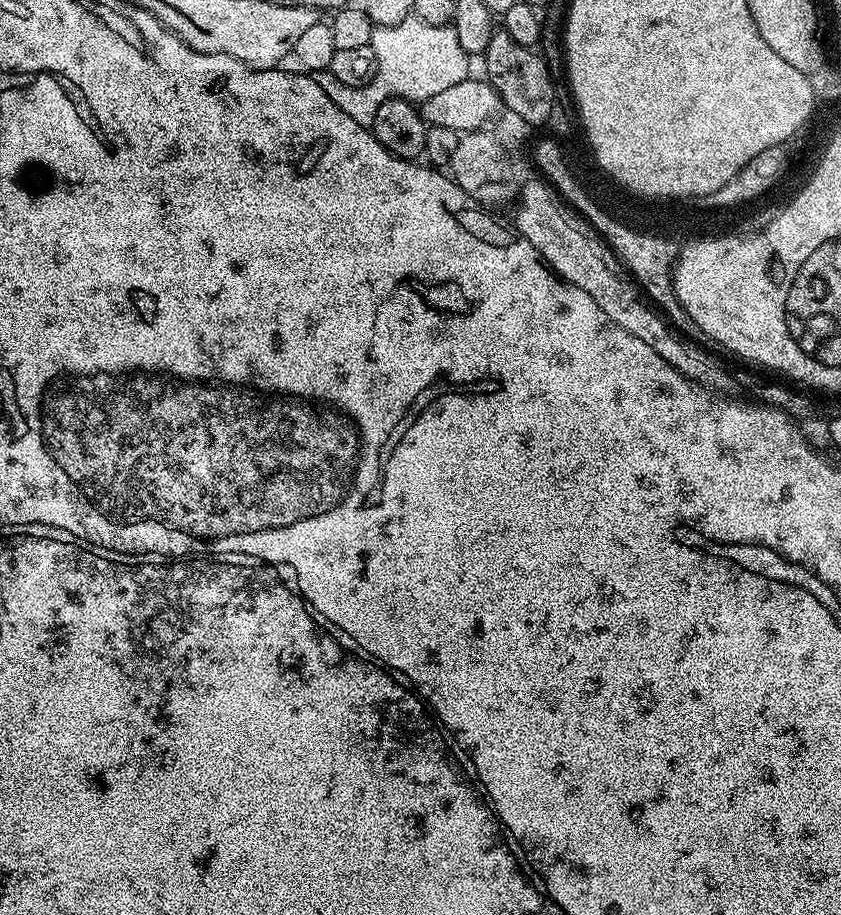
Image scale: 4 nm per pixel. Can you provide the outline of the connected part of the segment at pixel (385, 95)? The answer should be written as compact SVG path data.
M411 16L398 24L391 24L390 27L377 25L372 32L371 45L377 55L378 73L363 88L342 85L328 69L309 73L311 80L326 91L340 110L345 111L354 122L367 128L371 127L374 115L382 103L400 97L420 104L466 80L470 74L470 57L462 50L456 32L449 25L430 24Z

